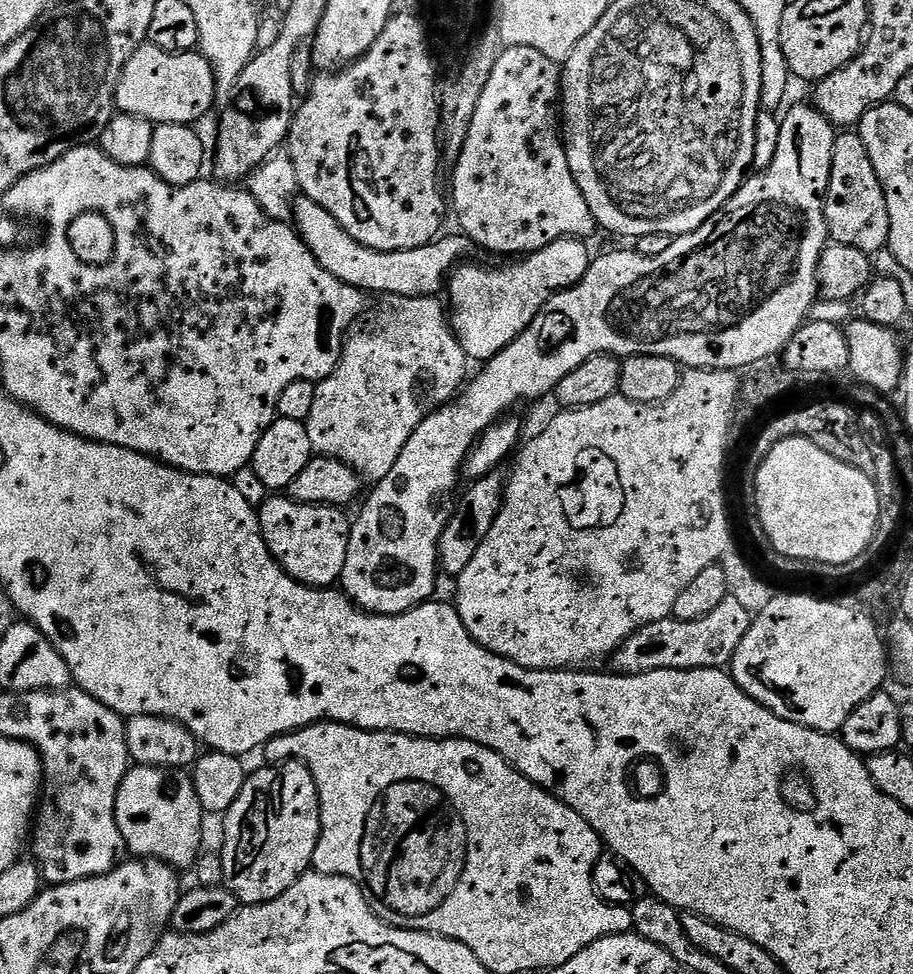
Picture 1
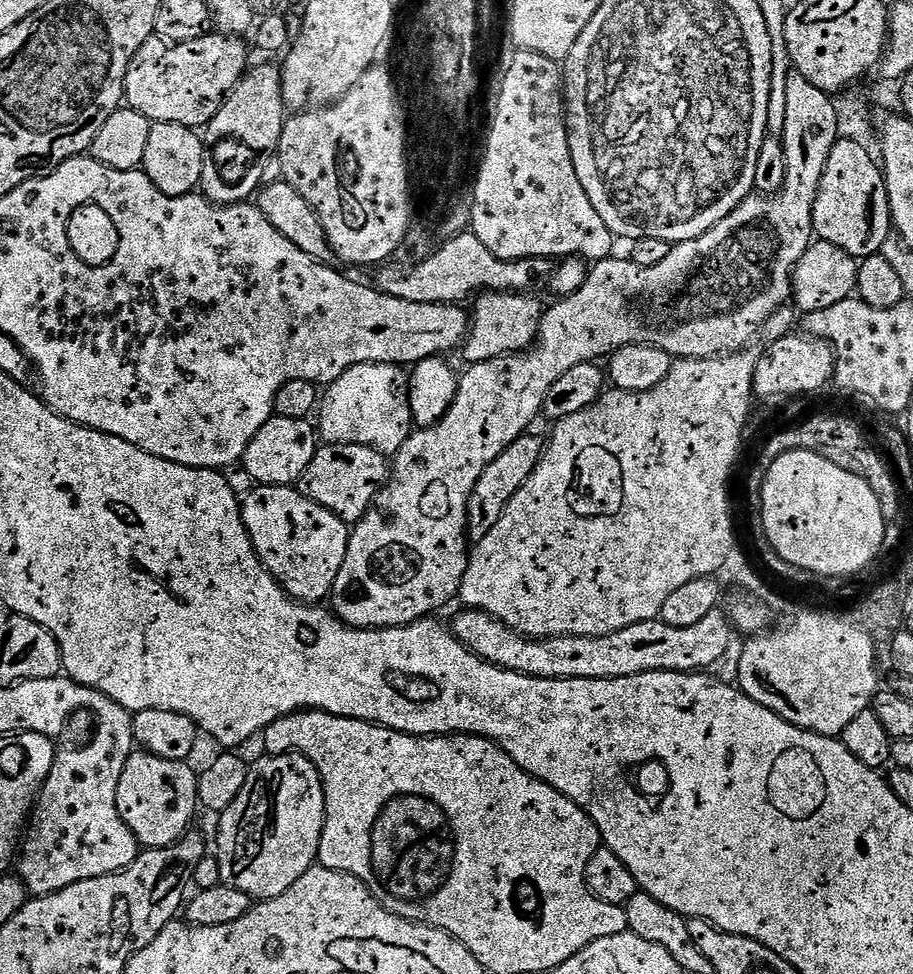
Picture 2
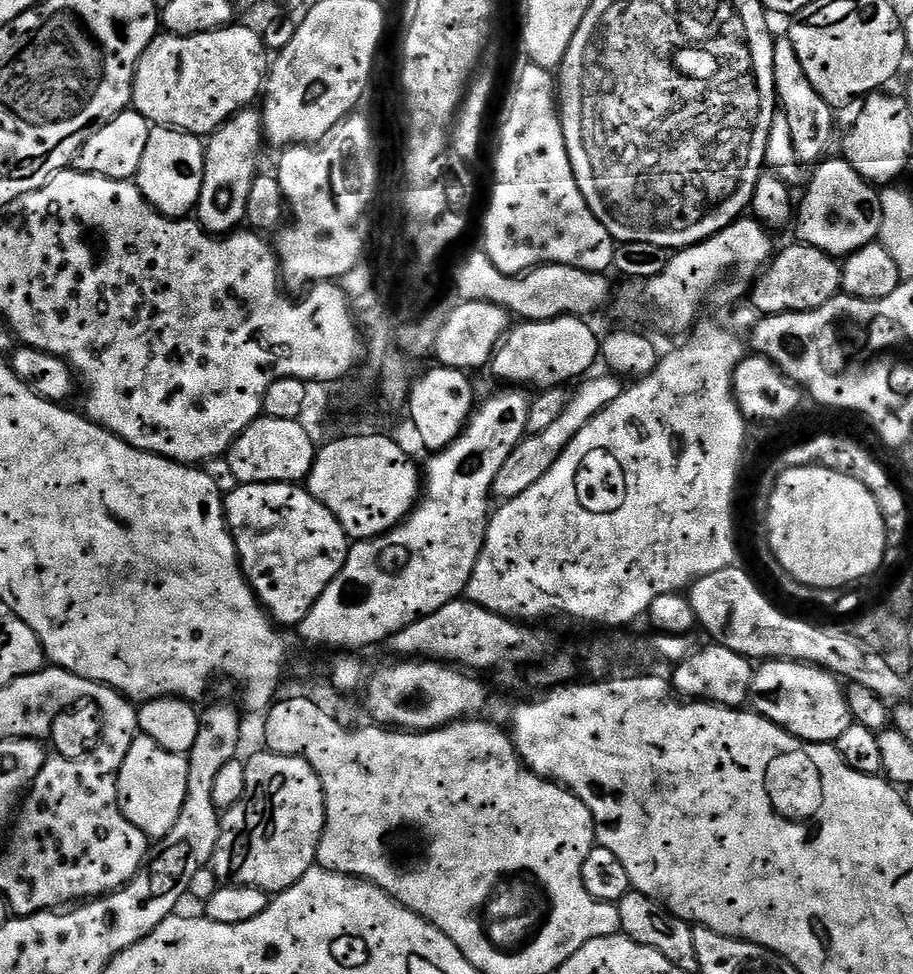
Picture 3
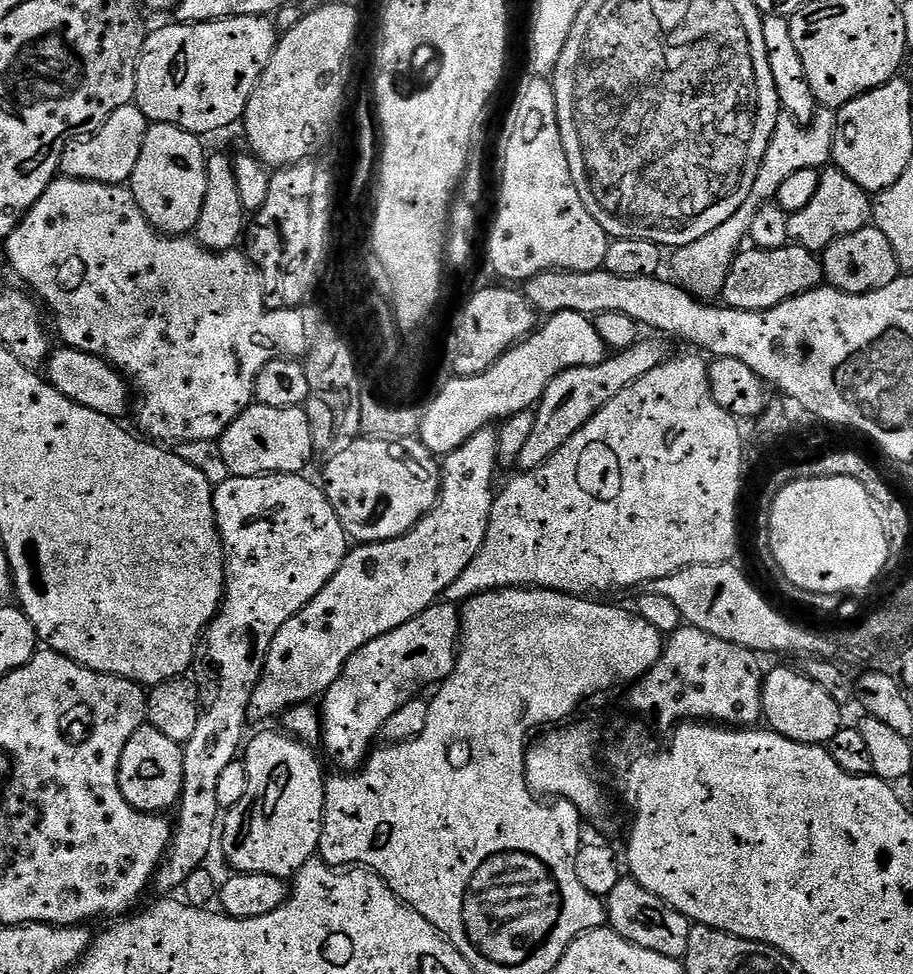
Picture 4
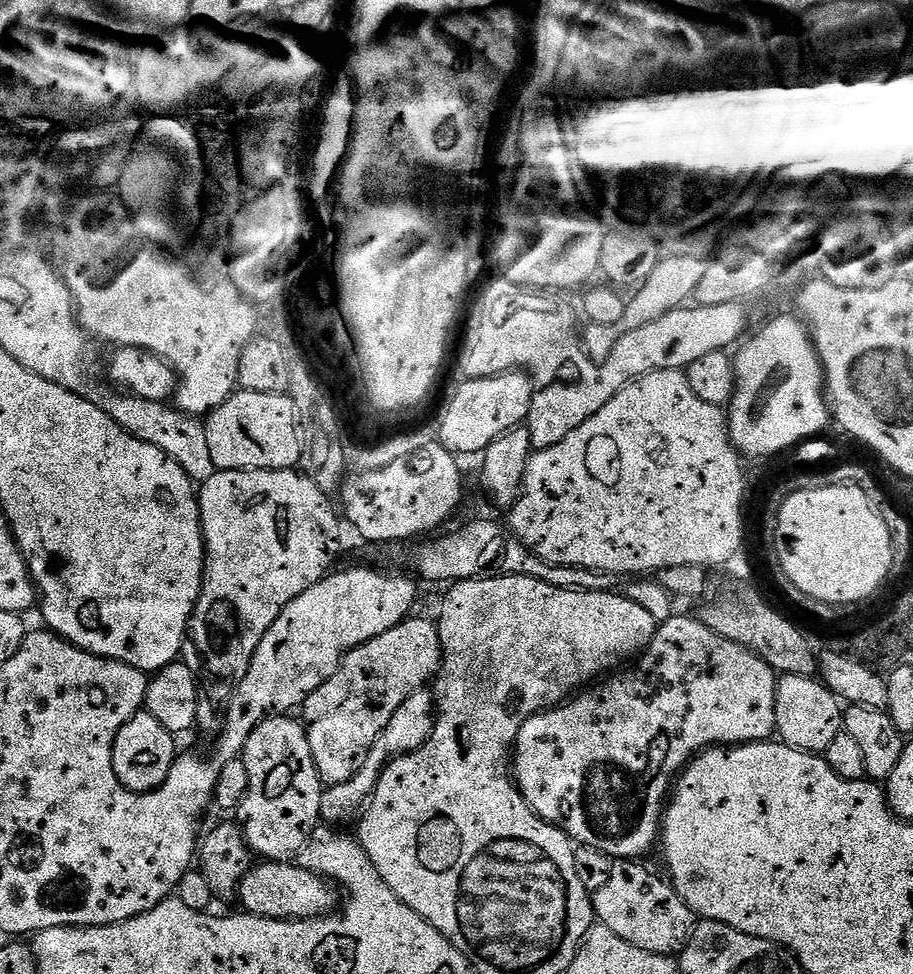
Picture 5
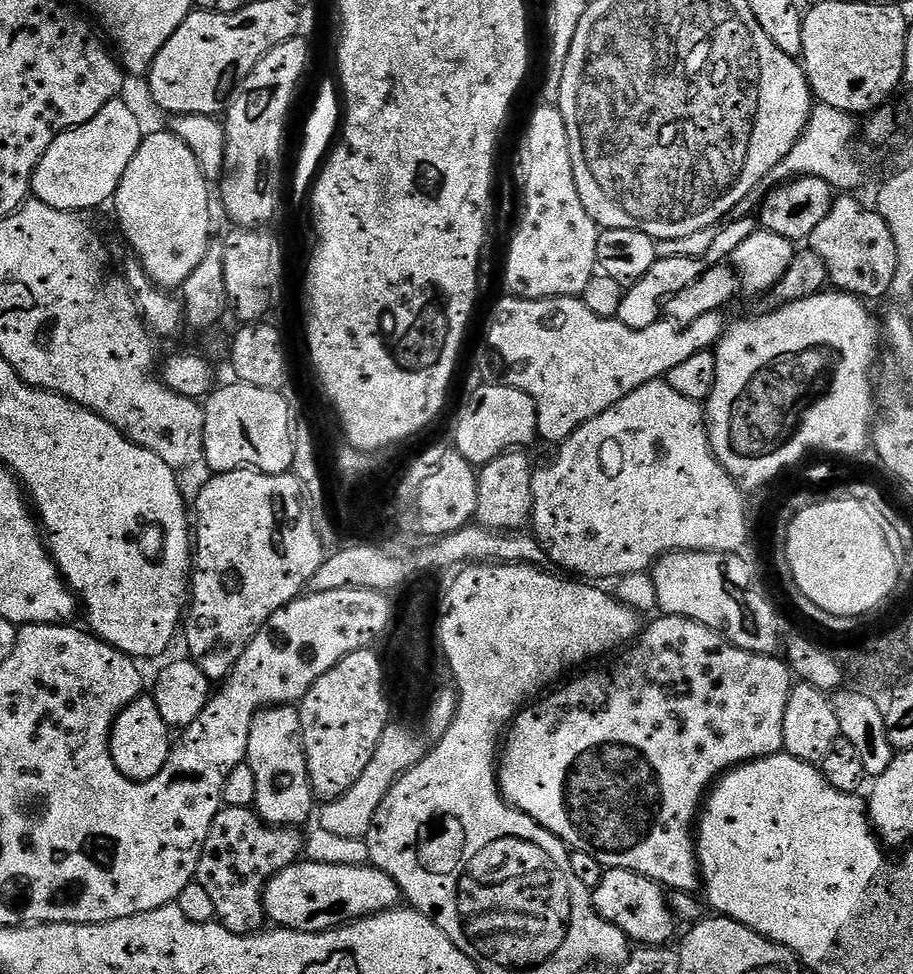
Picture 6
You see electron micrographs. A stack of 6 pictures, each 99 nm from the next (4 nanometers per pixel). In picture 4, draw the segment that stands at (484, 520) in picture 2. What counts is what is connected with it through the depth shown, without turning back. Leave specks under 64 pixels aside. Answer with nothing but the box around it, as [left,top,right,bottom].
[519,339,666,470]

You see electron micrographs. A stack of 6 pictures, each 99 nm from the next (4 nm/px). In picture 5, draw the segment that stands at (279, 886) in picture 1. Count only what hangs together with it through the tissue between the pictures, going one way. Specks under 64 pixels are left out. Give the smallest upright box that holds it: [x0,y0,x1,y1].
[238,715,326,862]

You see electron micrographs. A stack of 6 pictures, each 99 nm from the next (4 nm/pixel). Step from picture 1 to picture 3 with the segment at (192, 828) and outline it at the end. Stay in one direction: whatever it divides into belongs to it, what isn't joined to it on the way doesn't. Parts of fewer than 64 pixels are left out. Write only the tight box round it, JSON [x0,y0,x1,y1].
[117,735,187,842]

